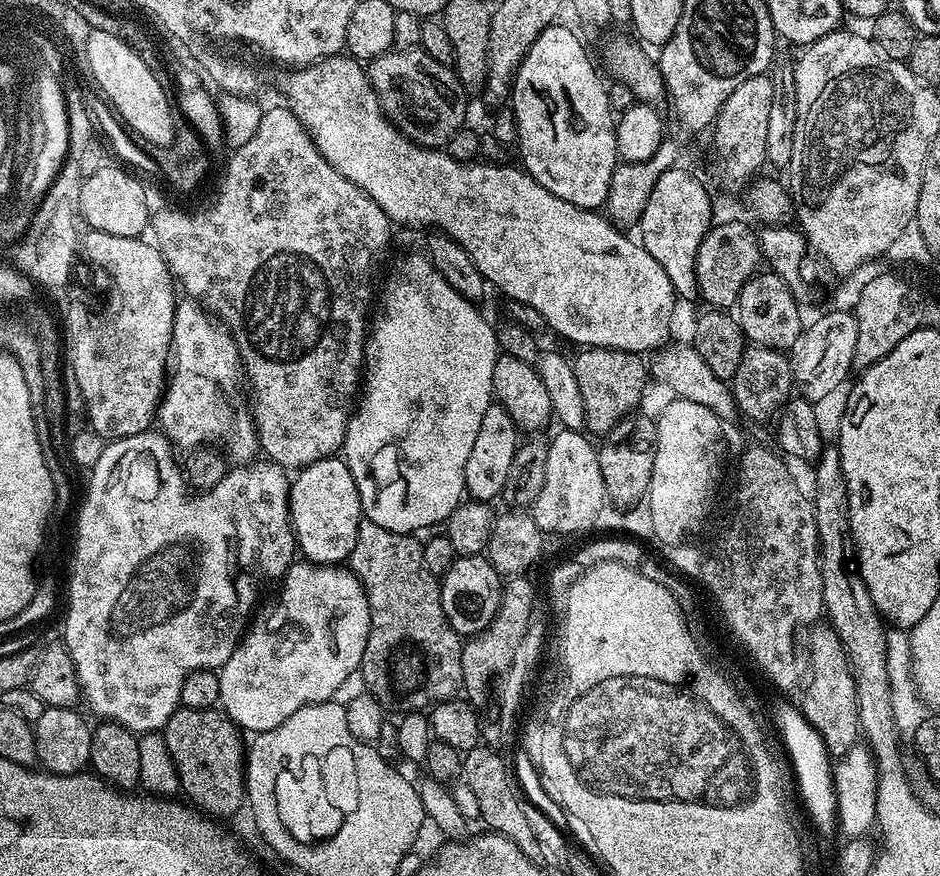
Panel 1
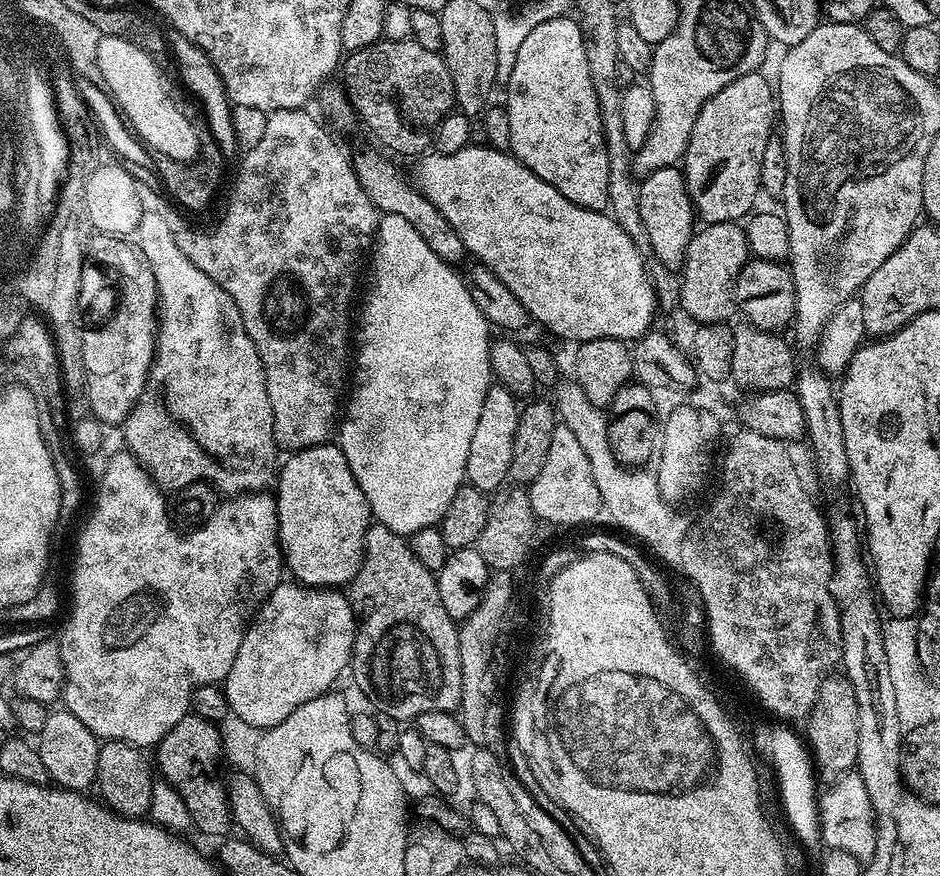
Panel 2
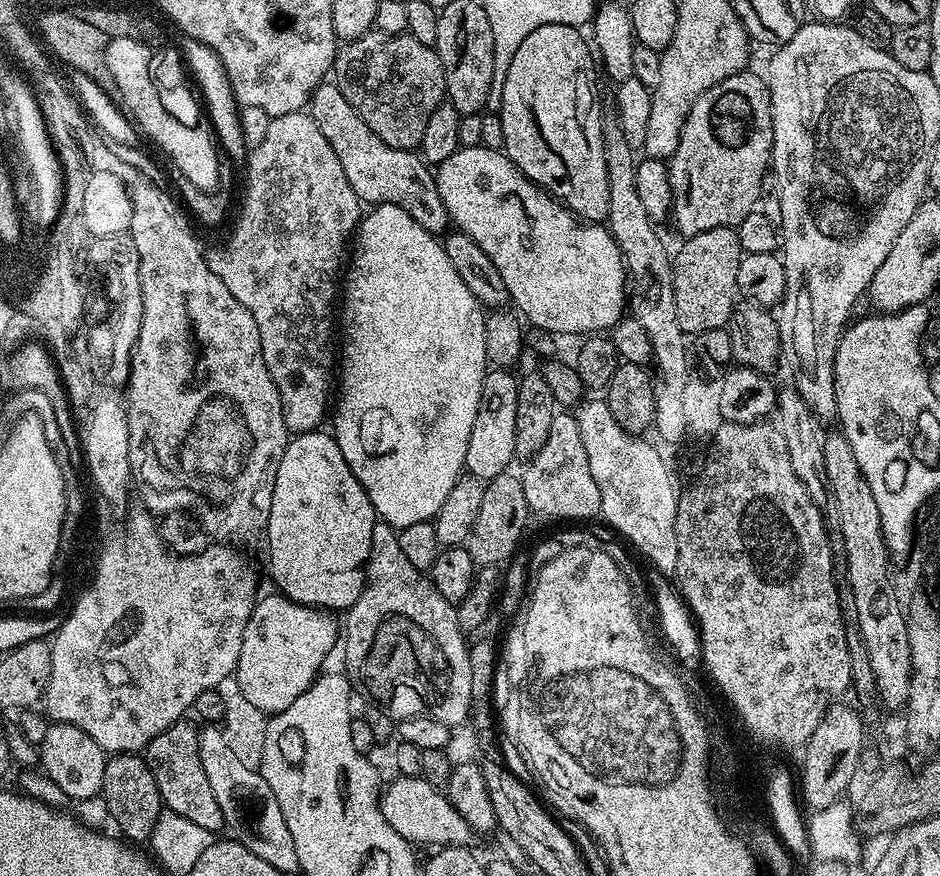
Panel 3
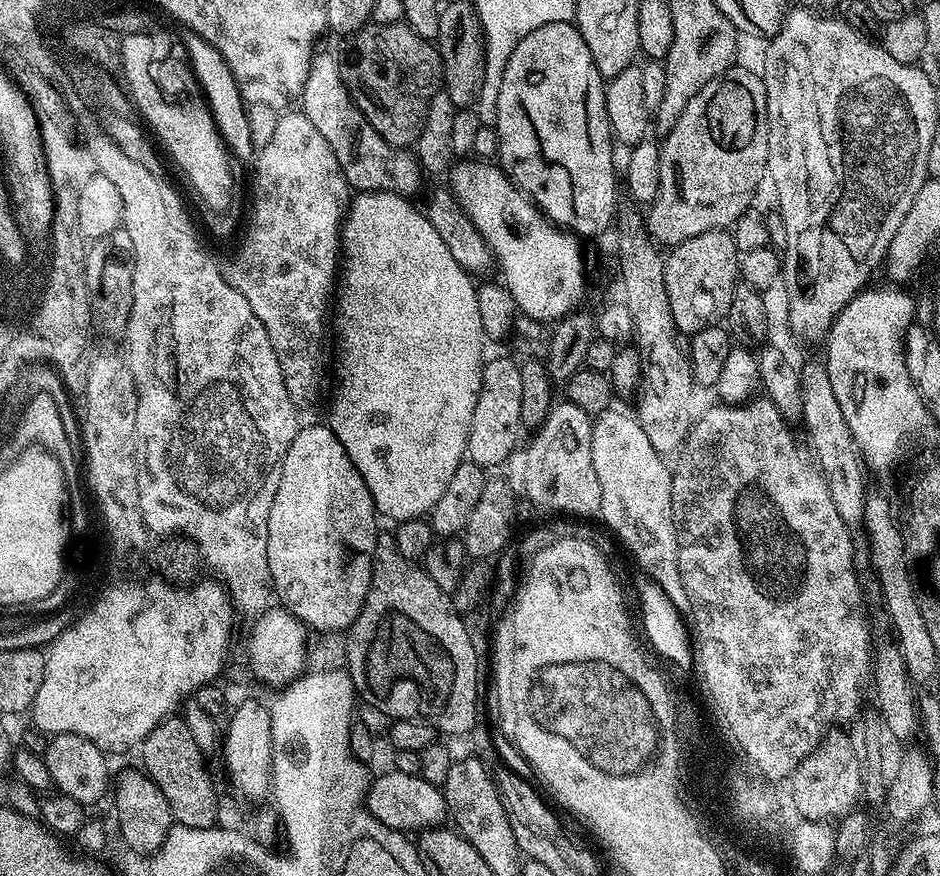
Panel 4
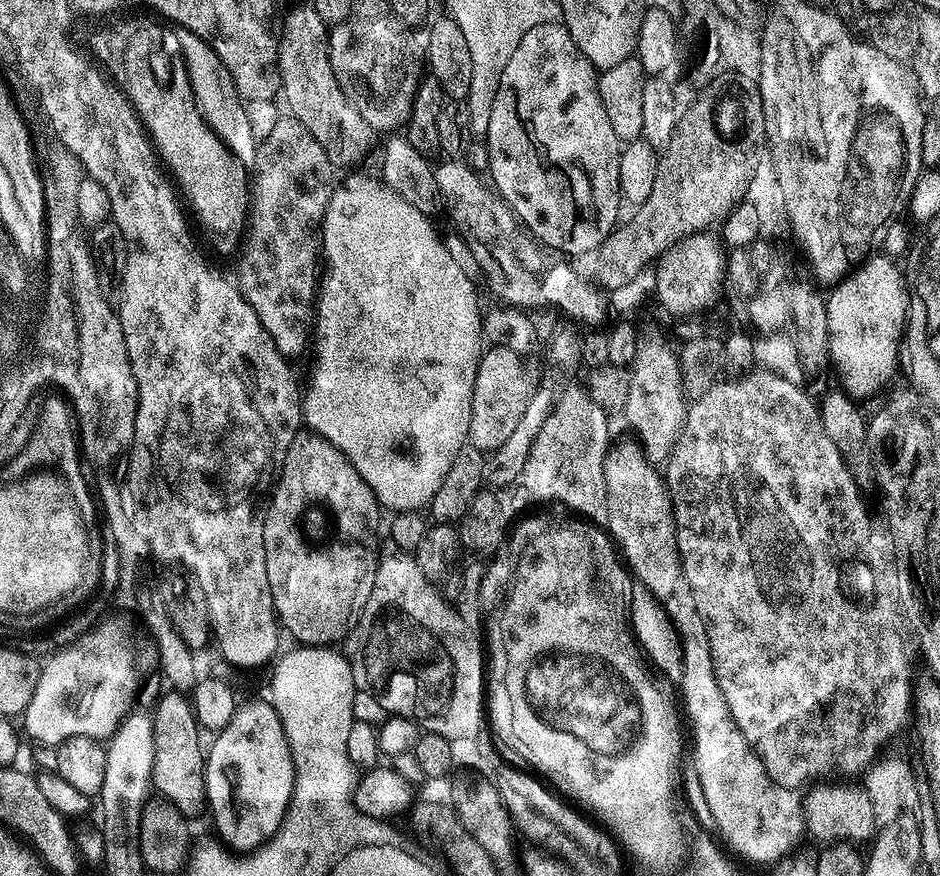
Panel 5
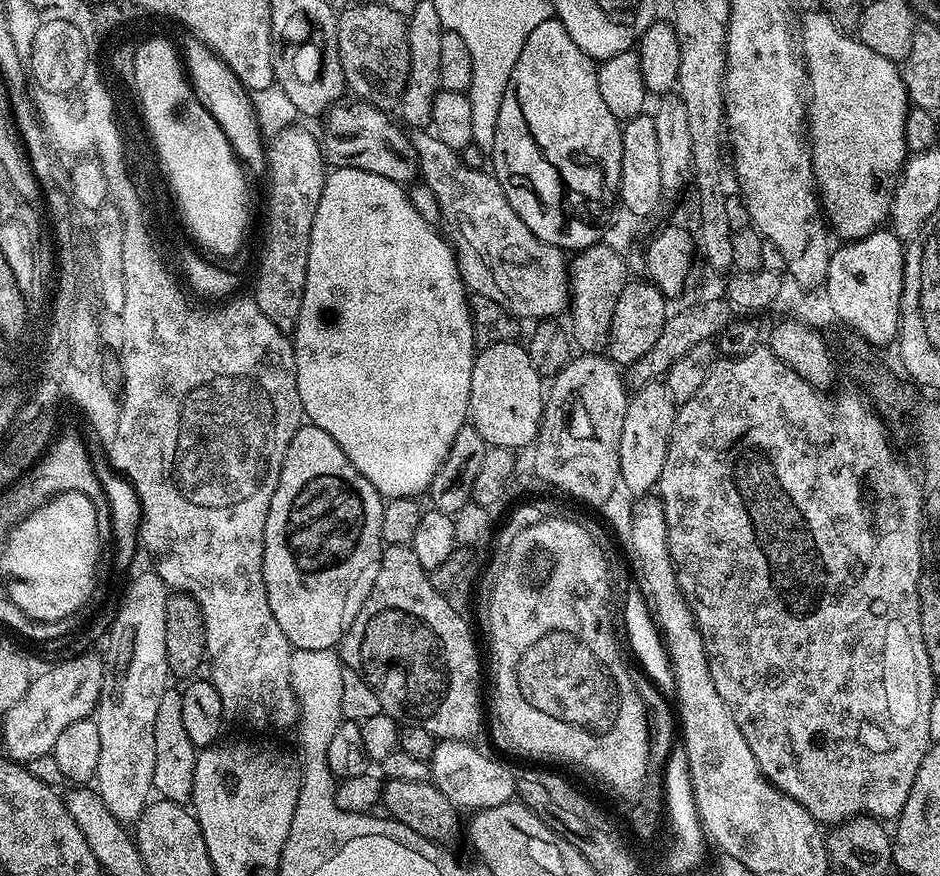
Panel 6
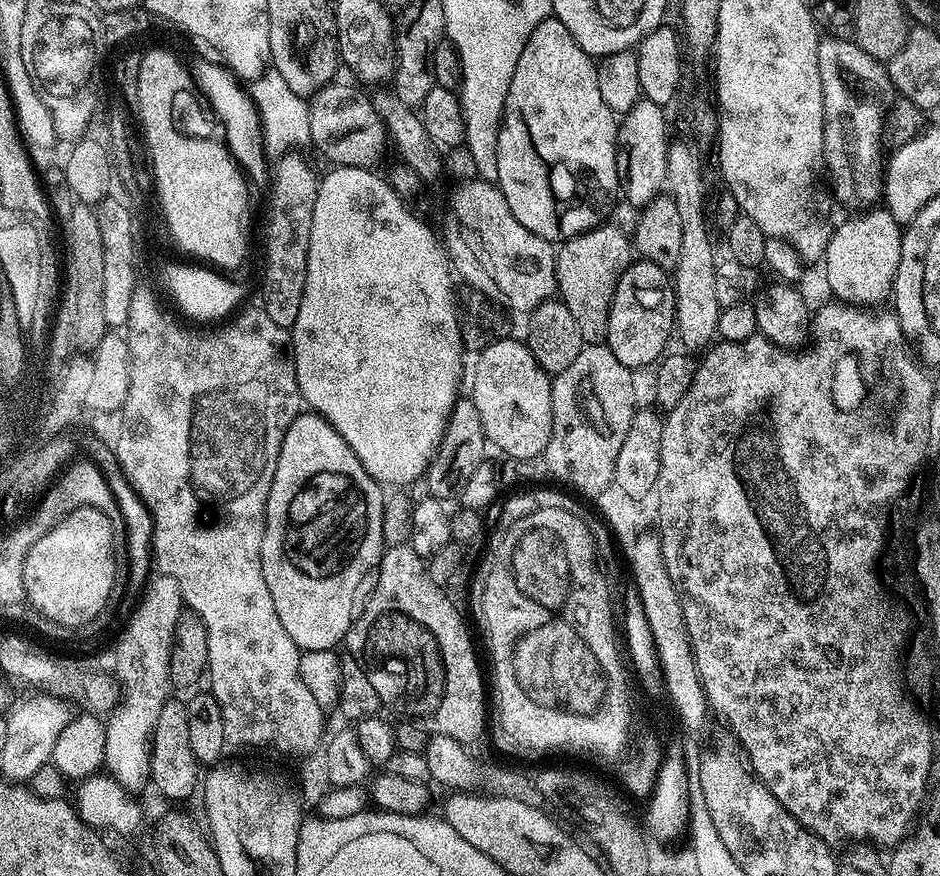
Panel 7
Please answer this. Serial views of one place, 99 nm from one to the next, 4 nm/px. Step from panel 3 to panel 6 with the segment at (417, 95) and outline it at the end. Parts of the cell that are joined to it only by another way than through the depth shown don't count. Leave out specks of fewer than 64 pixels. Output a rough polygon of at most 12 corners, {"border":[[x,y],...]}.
{"border":[[382,2],[337,15],[347,91],[395,109],[410,74],[405,17]]}

